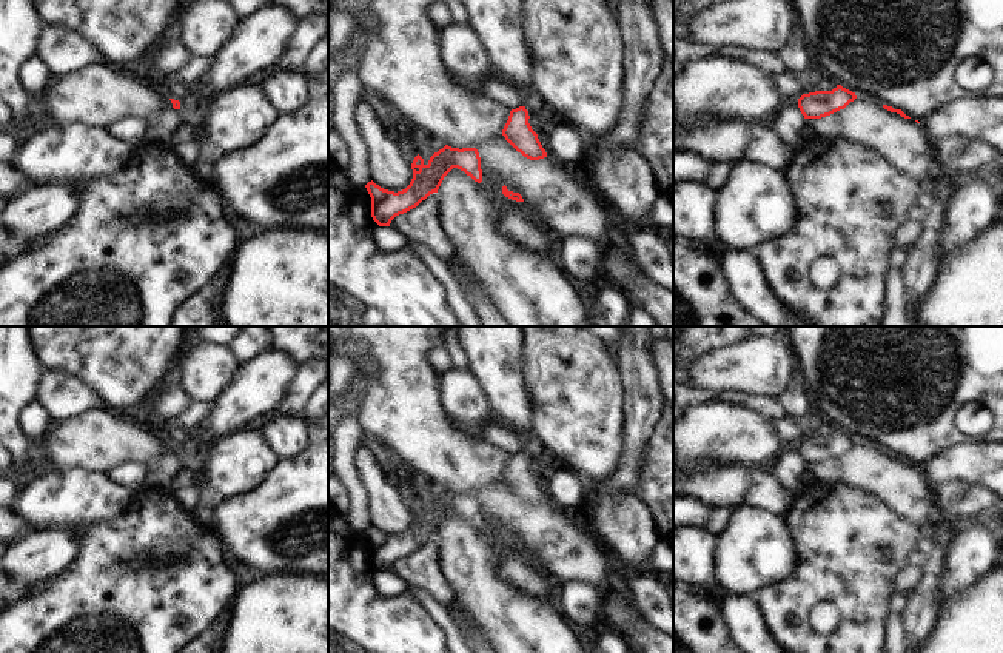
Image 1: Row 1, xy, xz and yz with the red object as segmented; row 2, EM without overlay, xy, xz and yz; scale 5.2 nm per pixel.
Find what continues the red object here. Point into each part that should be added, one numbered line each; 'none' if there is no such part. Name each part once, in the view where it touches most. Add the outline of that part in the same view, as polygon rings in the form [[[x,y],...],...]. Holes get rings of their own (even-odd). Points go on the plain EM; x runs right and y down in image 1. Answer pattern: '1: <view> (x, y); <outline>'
none

